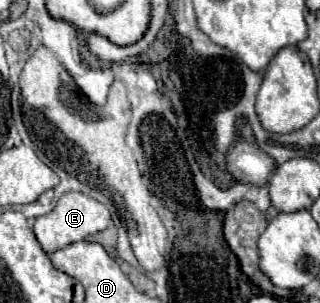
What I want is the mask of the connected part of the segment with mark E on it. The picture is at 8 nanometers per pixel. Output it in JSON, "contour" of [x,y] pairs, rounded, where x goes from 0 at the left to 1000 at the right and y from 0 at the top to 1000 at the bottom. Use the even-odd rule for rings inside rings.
{"contour":[[[206,637],[181,657],[175,683],[150,703],[113,723],[106,736],[106,776],[119,789],[119,802],[131,809],[131,822],[163,842],[181,822],[200,822],[219,802],[256,795],[275,776],[294,776],[306,762],[325,762],[344,743],[344,696],[306,670],[300,657],[263,644],[263,637]]]}

